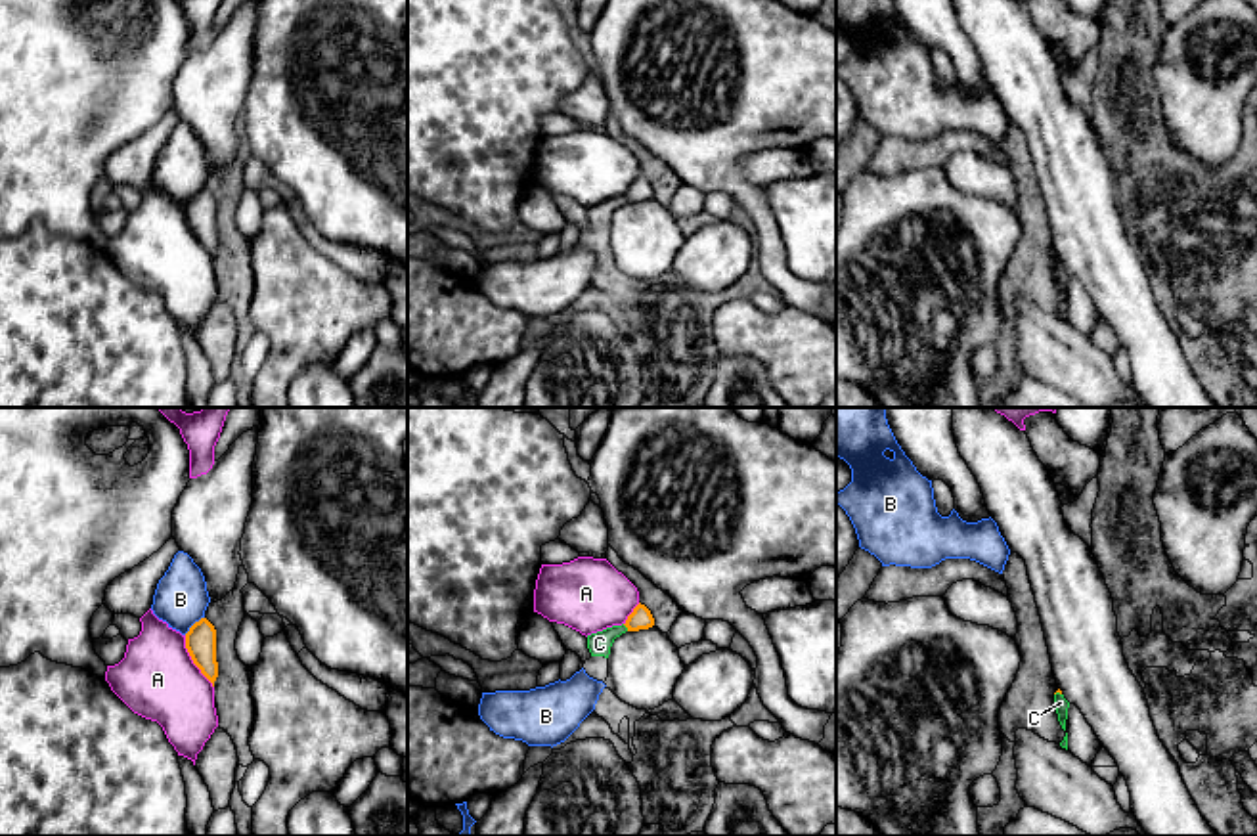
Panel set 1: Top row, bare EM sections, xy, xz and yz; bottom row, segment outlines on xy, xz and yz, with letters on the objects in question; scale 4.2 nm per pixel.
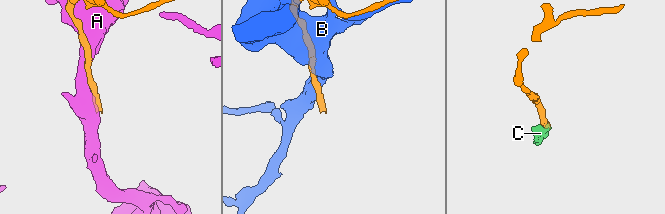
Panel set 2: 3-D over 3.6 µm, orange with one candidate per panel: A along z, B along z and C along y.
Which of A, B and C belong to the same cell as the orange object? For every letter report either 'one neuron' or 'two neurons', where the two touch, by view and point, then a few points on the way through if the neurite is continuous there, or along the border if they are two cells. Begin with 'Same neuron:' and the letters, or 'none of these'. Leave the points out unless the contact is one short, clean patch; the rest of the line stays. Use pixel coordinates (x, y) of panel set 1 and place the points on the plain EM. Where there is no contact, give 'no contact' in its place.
Same neuron: C
A: two neurons; meets orange in xy at (194, 234)
B: two neurons; meets orange in xy at (194, 196)
C: one neuron; meets orange in xz at (626, 198); runs through xz (641, 190), (626, 198), (609, 205), (599, 215)

